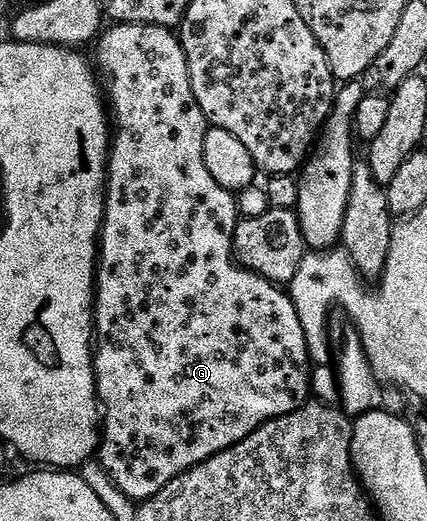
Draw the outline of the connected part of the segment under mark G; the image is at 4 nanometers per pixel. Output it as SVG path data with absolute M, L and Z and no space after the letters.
M121 23L119 25L109 26L107 30L95 40L94 48L95 47L96 59L94 58L94 67L98 72L99 78L102 80L103 86L106 88L106 95L110 100L110 115L114 120L114 134L108 152L108 186L106 188L106 198L104 201L104 224L100 230L100 254L98 256L98 266L96 268L96 290L94 292L94 358L96 361L96 393L102 408L102 434L98 448L98 462L100 466L104 468L104 472L114 481L114 485L118 485L118 489L122 489L122 493L126 493L126 497L130 497L133 501L143 501L150 497L154 497L162 489L166 489L166 485L170 485L170 481L174 481L174 477L184 475L190 469L197 467L202 461L206 461L218 453L222 453L226 449L238 445L238 441L242 441L250 433L257 431L262 424L269 423L270 420L277 419L283 415L294 413L299 407L305 406L310 399L310 396L308 396L308 367L310 368L310 360L308 358L306 337L302 333L302 321L298 321L298 313L292 304L291 294L289 294L287 290L281 289L277 284L272 283L270 280L264 279L263 276L256 275L254 272L248 271L245 267L240 266L234 254L234 237L236 233L236 224L238 222L236 195L231 191L222 189L222 185L218 185L218 181L214 181L214 177L210 177L210 169L206 169L206 133L208 132L210 124L206 116L202 113L202 105L198 105L198 101L194 97L194 89L190 85L190 69L186 65L186 53L180 44L179 34L177 34L171 27Z

